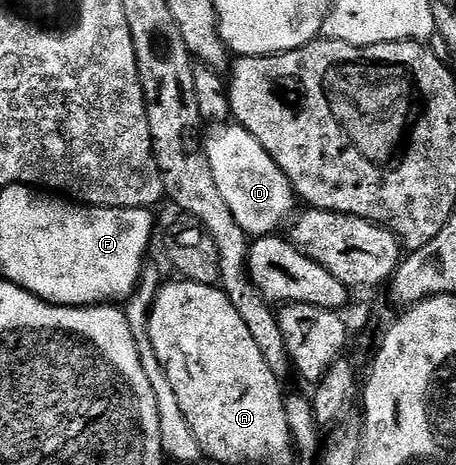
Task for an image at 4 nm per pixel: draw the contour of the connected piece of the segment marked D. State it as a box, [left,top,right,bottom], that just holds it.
[202,122,298,238]

